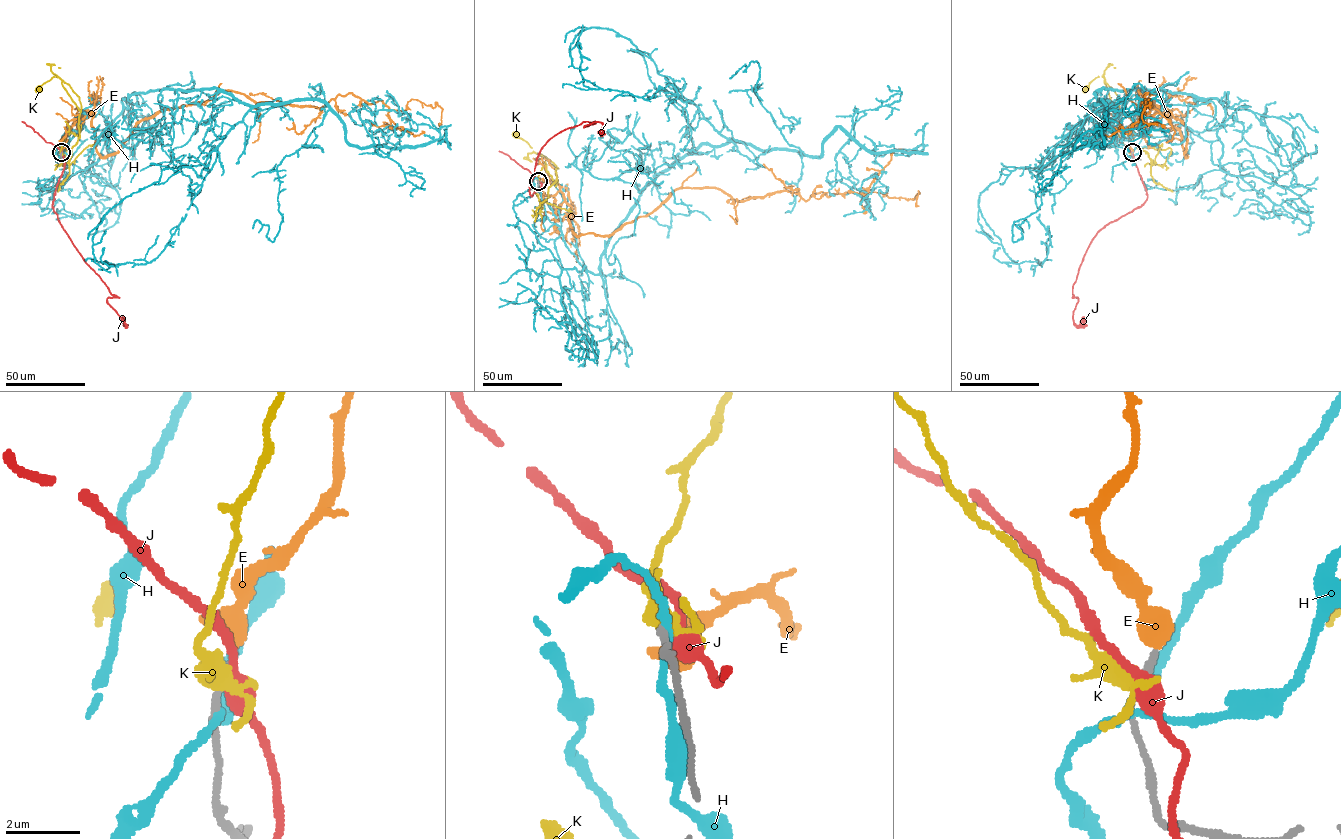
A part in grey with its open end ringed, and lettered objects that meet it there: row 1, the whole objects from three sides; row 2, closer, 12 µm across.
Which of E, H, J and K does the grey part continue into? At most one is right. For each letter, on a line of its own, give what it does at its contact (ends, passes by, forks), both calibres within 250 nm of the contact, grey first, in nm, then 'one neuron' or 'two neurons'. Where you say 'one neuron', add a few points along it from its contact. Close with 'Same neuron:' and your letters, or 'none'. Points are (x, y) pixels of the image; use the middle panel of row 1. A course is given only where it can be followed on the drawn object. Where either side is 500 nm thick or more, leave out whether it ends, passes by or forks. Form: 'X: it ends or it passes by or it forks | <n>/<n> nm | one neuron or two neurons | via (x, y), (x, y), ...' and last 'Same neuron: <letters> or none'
E: 200/600 nm | one neuron | via (538, 181), (558, 184), (578, 236), (609, 235), (687, 188), (740, 200), (918, 191), (918, 206)
H: it passes by | 170/200 nm | two neurons
J: it passes by | 240/400 nm | two neurons
K: it forks | 280/320 nm | two neurons
Same neuron: E

